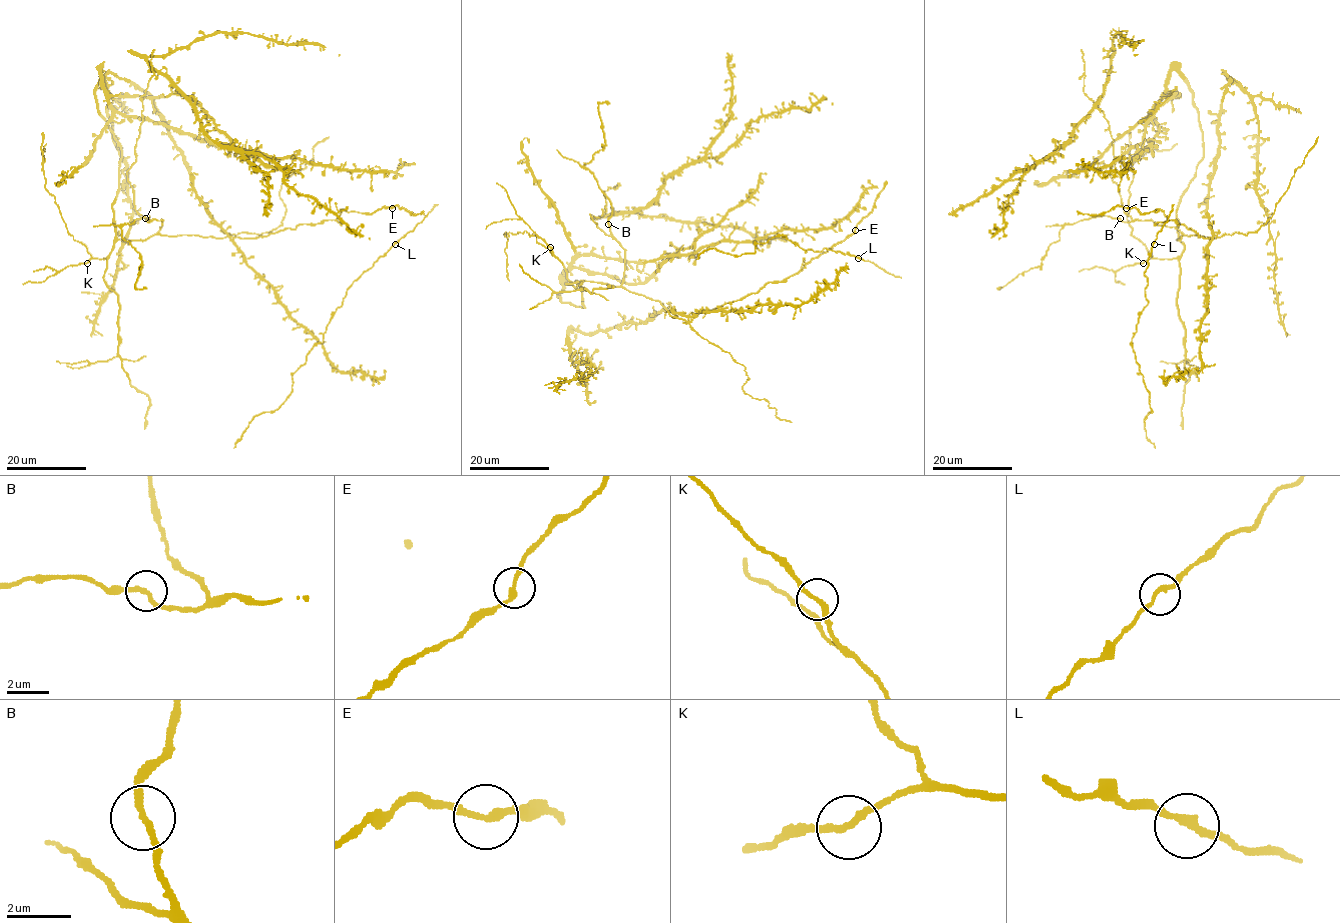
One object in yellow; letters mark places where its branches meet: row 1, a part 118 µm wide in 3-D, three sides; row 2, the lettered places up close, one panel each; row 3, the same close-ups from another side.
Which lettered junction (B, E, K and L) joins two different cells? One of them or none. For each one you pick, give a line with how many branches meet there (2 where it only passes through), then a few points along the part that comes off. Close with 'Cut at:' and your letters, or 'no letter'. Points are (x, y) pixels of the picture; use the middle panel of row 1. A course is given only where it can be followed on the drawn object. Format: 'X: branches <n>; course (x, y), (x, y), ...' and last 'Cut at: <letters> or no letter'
Cut at: no letter

